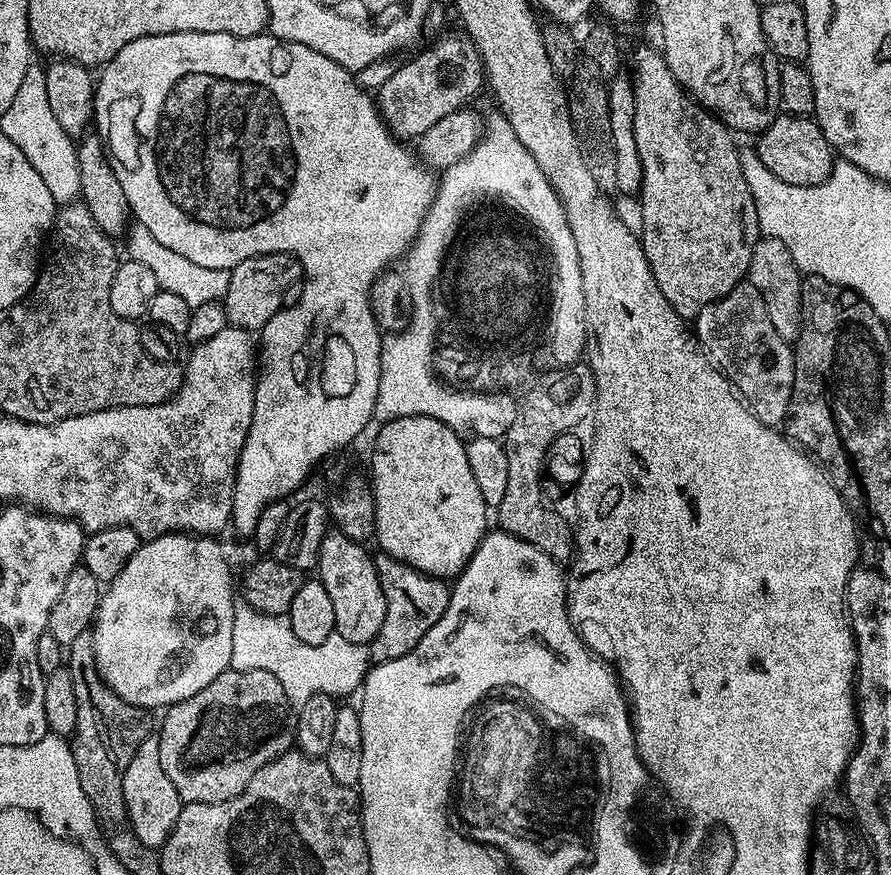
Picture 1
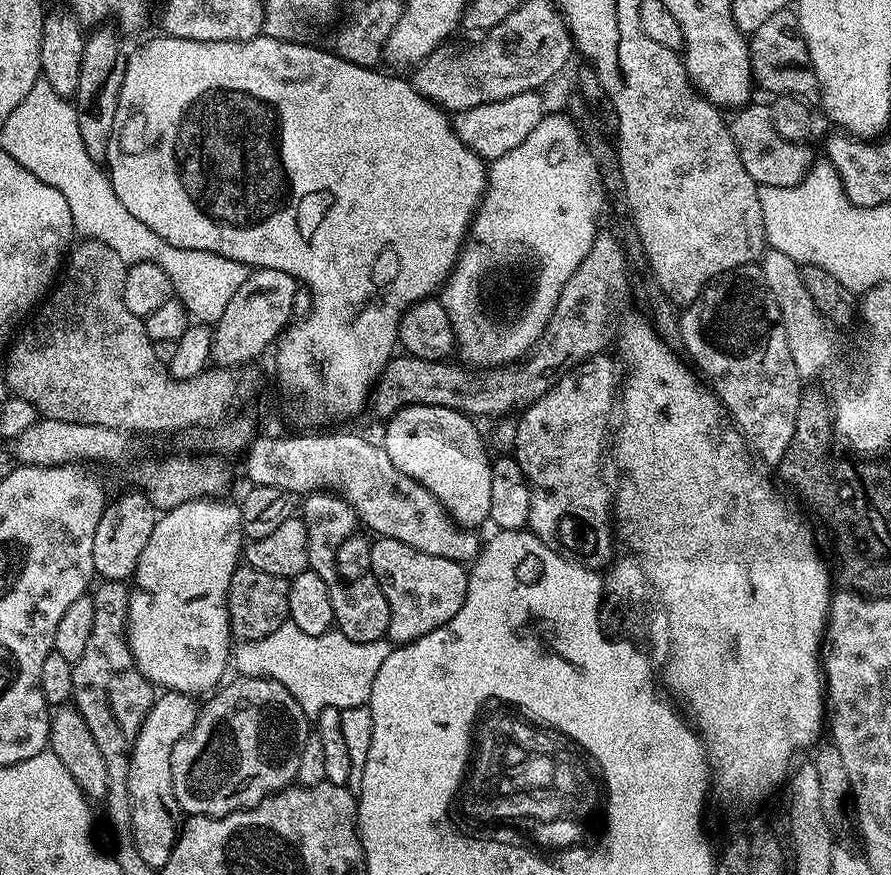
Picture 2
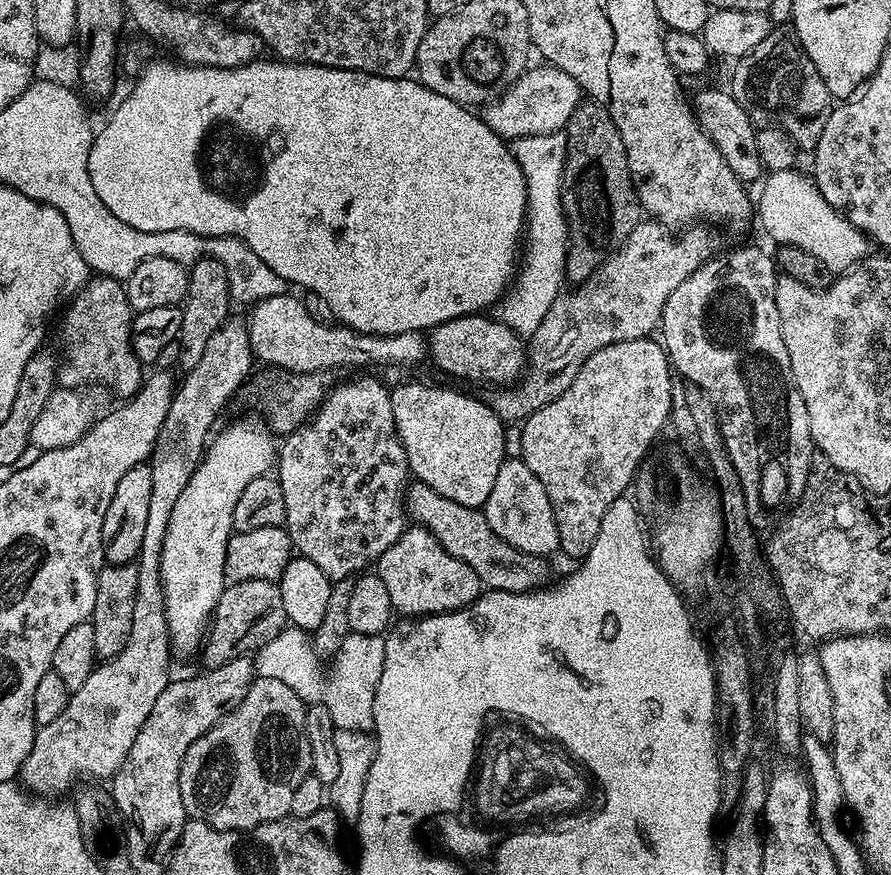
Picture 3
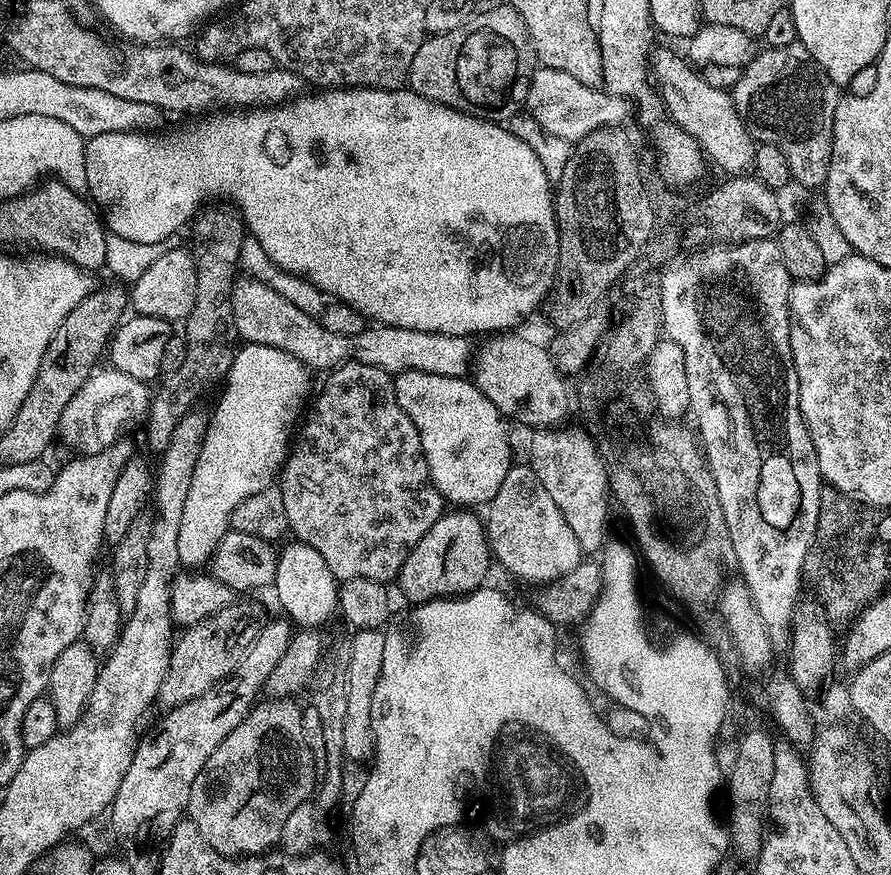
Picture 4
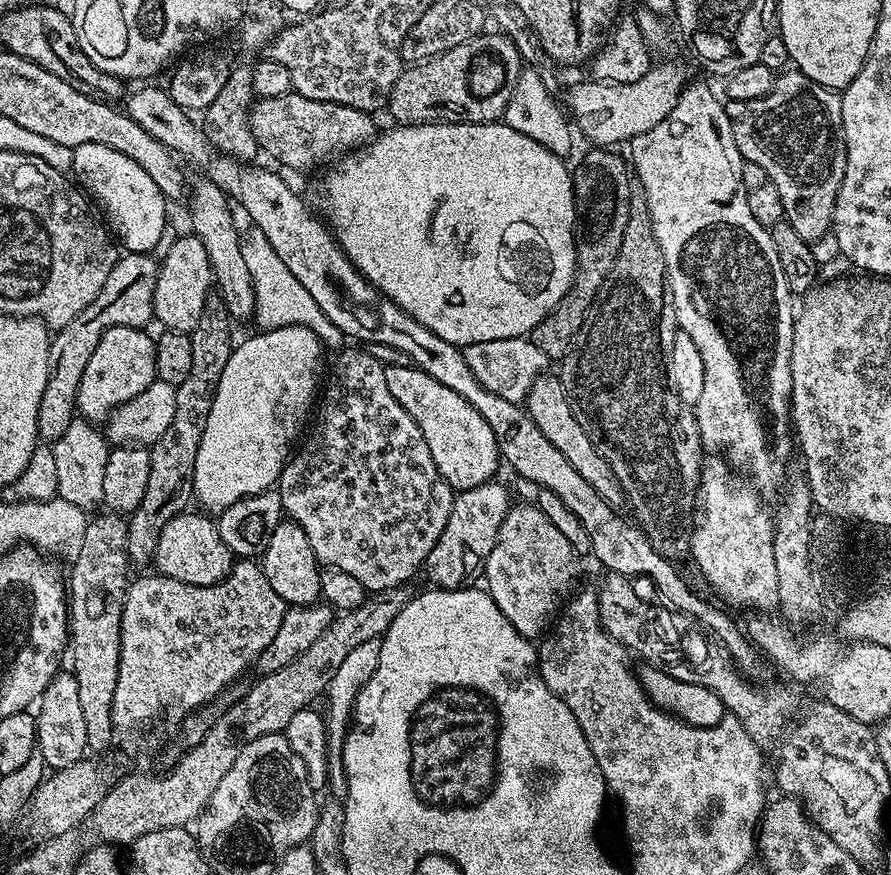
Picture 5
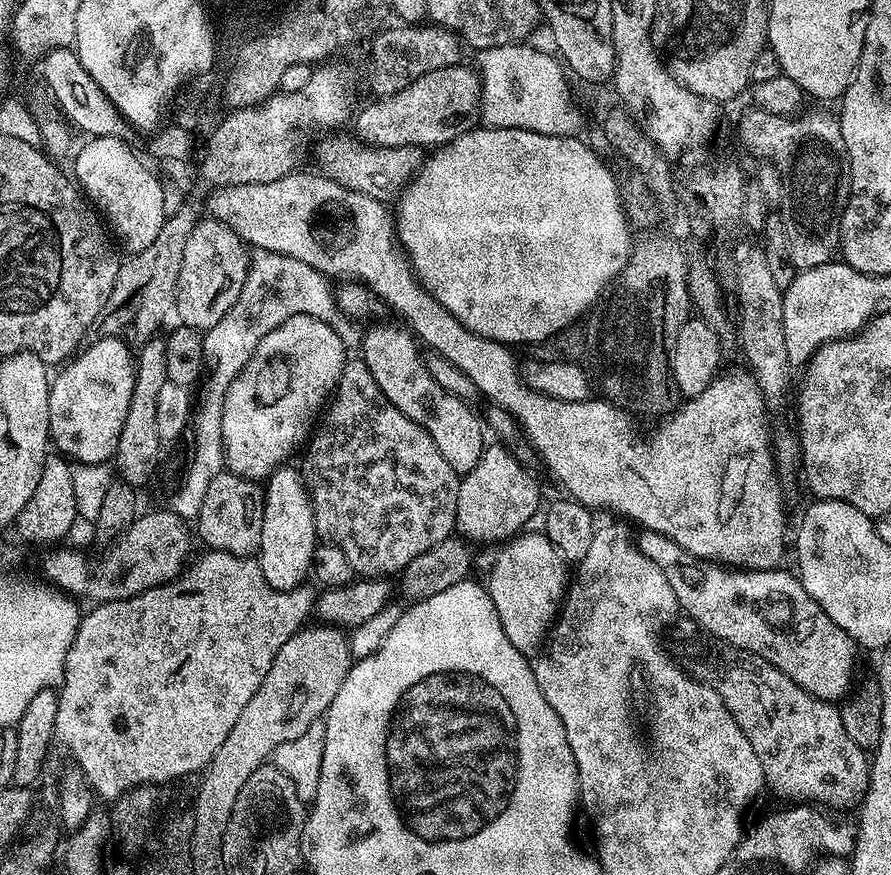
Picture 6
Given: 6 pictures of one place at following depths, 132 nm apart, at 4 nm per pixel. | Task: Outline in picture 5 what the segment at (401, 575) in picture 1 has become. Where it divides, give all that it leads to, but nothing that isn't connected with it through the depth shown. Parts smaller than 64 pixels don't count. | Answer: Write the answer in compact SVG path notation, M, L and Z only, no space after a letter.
M496 483L474 486L453 499L450 518L426 561L428 576L436 583L433 585L437 589L463 588L471 585L475 581L472 579L483 573L490 550L494 550L498 530L502 530L502 522L514 503L513 497L508 497L507 486Z

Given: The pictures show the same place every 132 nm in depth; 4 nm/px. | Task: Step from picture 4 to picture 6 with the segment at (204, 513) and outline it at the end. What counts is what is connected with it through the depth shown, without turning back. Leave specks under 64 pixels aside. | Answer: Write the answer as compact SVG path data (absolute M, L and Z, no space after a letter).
M286 318L282 326L270 330L270 334L266 334L266 338L258 342L254 354L238 376L230 382L224 395L222 442L227 471L260 482L281 467L287 461L284 459L300 443L299 448L309 439L314 421L336 391L345 359L346 349L342 346L342 338L338 338L338 334L334 334L334 330L326 326L326 322L318 322L318 318Z

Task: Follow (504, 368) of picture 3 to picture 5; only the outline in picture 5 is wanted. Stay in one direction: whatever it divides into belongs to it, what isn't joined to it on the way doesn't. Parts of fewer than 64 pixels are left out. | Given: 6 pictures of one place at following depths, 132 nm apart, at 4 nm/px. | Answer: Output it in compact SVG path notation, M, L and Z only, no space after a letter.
M545 374L537 378L528 395L526 407L528 416L534 418L534 426L538 426L538 430L542 430L542 434L546 434L550 446L558 446L558 450L562 450L566 462L570 462L570 466L574 466L574 470L578 470L578 474L582 474L582 478L586 478L586 482L590 482L590 486L594 486L594 490L598 490L598 494L602 494L602 498L606 498L608 504L620 506L625 503L624 491L618 478L614 478L614 470L610 470L610 462L606 462L606 458L602 458L602 454L598 454L598 450L594 446L594 442L590 442L586 430L582 430L582 426L578 426L578 418L574 418L574 414L570 410L568 395L562 386L559 375Z

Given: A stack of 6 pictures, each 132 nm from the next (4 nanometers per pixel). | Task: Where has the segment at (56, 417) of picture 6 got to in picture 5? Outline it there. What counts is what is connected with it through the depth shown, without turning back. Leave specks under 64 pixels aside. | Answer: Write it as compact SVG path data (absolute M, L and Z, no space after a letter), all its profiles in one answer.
M114 326L102 334L102 342L94 346L94 354L90 354L90 362L86 362L86 370L78 386L76 411L81 417L91 422L107 421L113 408L130 402L130 398L142 394L157 380L156 341L148 334L145 329L130 326Z

